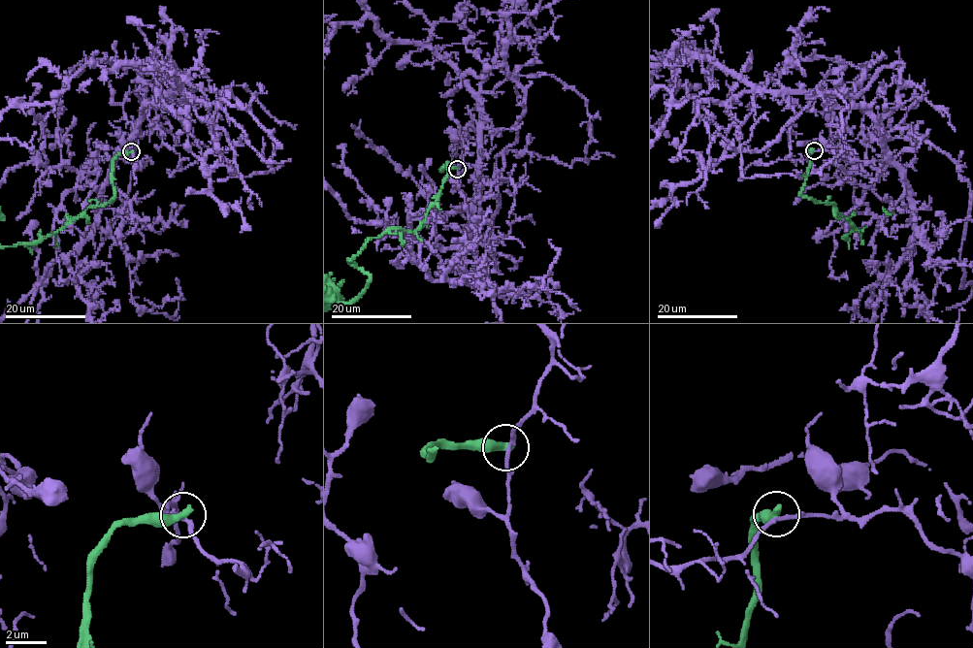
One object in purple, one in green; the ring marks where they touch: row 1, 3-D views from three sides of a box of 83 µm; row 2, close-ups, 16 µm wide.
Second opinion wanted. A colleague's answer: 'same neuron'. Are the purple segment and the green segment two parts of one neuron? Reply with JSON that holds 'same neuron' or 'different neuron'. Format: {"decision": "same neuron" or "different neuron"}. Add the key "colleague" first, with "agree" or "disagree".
{"colleague": "disagree", "decision": "different neuron"}

